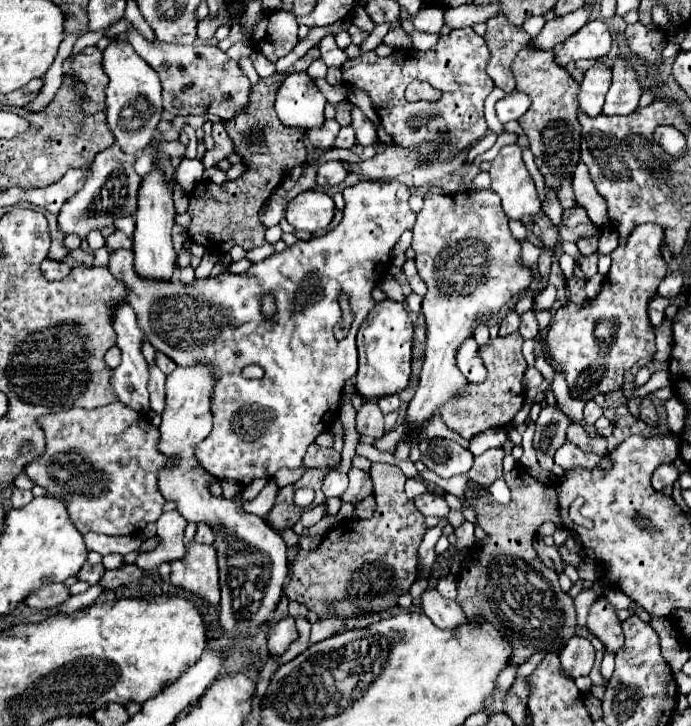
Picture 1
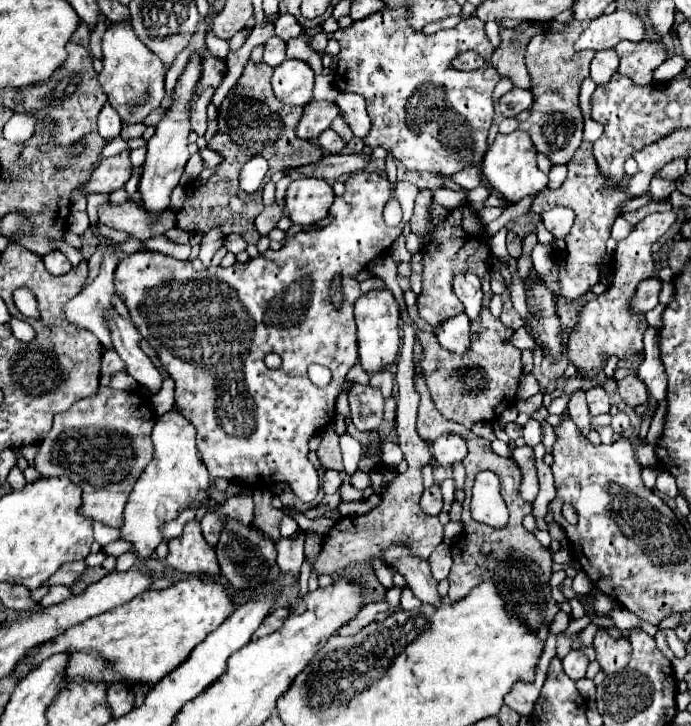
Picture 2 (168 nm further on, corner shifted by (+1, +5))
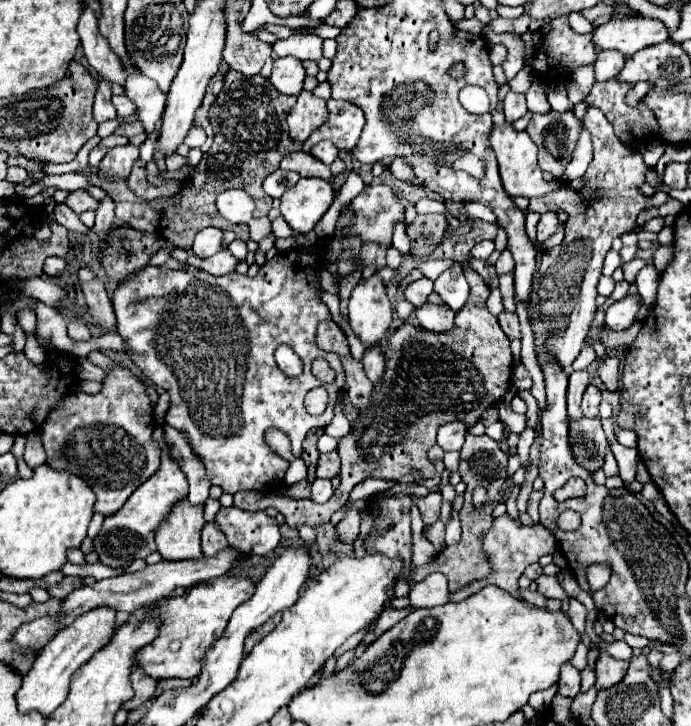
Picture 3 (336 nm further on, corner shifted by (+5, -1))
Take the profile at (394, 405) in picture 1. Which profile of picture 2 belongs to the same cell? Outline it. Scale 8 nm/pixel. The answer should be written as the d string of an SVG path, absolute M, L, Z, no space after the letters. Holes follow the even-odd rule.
M378 370L370 374L370 384L374 388L380 388L384 398L390 398L394 394L394 376L390 374L390 370Z

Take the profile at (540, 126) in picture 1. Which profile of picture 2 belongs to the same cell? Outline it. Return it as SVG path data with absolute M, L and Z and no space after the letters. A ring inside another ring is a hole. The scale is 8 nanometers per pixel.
M568 22L564 32L542 32L534 36L526 48L526 64L532 78L532 114L526 122L520 122L520 130L528 132L536 144L536 150L552 160L552 164L568 164L574 152L580 148L584 116L578 106L580 84L588 76L594 50L574 50L574 42L584 32L584 24Z

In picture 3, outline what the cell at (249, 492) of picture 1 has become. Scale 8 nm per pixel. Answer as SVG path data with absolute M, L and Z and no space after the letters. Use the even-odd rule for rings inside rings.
M206 522L206 526L202 528L202 552L204 552L204 556L216 556L226 546L228 546L228 542L226 542L222 530L216 528L214 522Z

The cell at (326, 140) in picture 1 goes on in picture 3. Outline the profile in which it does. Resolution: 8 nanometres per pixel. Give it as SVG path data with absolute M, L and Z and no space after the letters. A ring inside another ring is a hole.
M302 90L298 96L298 102L290 110L286 122L290 128L290 138L294 142L304 142L308 136L318 130L328 120L328 108L326 100L314 96L312 92Z

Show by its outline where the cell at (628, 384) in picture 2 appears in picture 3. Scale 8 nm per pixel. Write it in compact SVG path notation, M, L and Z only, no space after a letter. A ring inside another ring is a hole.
M606 356L598 368L598 374L602 378L602 382L608 384L608 390L616 392L620 388L620 362L616 356Z

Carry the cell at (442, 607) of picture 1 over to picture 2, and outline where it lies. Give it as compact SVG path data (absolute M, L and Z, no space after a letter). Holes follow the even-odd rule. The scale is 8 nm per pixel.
M392 544L384 552L384 562L388 568L396 570L404 576L408 588L424 602L424 604L442 604L442 598L438 596L438 582L432 578L428 560L422 560L414 552L410 552L404 544Z

